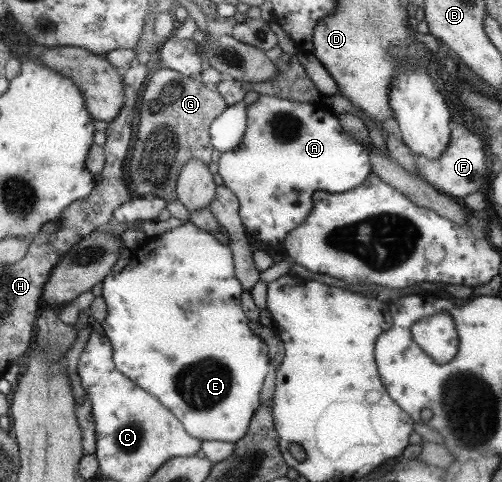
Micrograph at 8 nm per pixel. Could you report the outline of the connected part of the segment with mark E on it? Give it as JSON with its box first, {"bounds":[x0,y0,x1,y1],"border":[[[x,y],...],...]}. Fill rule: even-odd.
{"bounds":[102,221,268,443],"border":[[[190,221],[173,228],[164,234],[148,237],[144,247],[132,250],[128,264],[119,272],[110,274],[103,281],[102,297],[107,305],[107,316],[102,327],[107,337],[111,339],[114,346],[115,366],[123,372],[125,377],[135,382],[139,388],[158,398],[167,408],[183,423],[186,431],[192,437],[200,438],[201,441],[224,441],[236,443],[247,435],[254,413],[260,407],[260,391],[264,377],[268,373],[268,347],[260,341],[258,335],[248,327],[246,315],[241,306],[241,295],[243,289],[237,277],[234,277],[234,261],[232,261],[232,250],[228,245],[222,244],[212,233],[200,229]]]}

